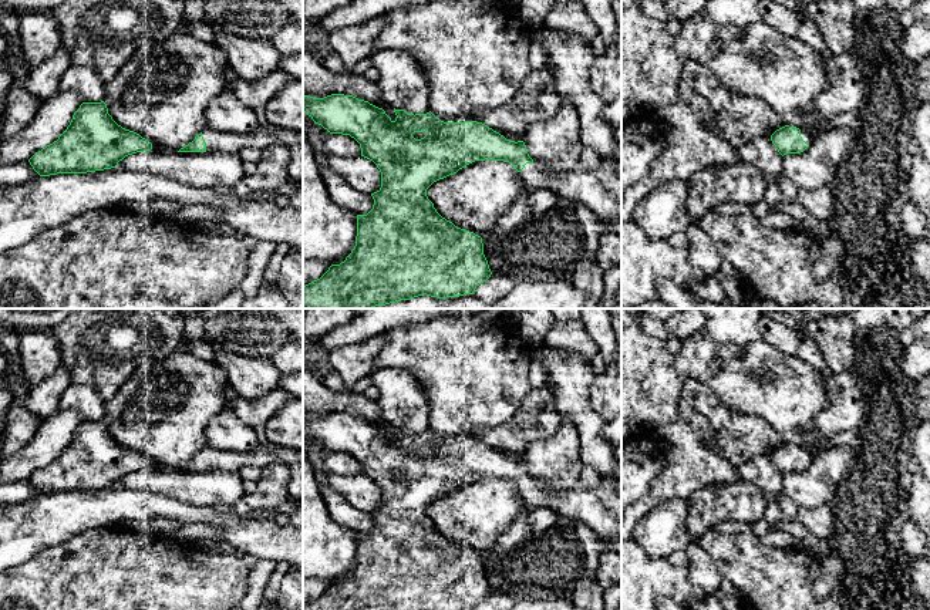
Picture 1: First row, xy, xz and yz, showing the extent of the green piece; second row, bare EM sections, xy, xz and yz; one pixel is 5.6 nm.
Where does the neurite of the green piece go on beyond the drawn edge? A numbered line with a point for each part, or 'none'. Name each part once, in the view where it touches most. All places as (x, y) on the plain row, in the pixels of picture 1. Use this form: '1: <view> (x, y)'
1: xy (262, 455)

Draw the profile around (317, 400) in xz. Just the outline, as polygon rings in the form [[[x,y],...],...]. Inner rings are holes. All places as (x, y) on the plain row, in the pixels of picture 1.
[[[303,364],[303,414],[324,417],[331,412],[353,414],[358,418],[383,427],[385,432],[395,439],[397,434],[383,417],[380,405],[358,392],[340,392],[327,388],[320,375]]]

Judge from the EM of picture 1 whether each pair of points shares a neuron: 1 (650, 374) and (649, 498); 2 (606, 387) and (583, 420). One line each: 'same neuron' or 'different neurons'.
1: same neuron
2: different neurons

